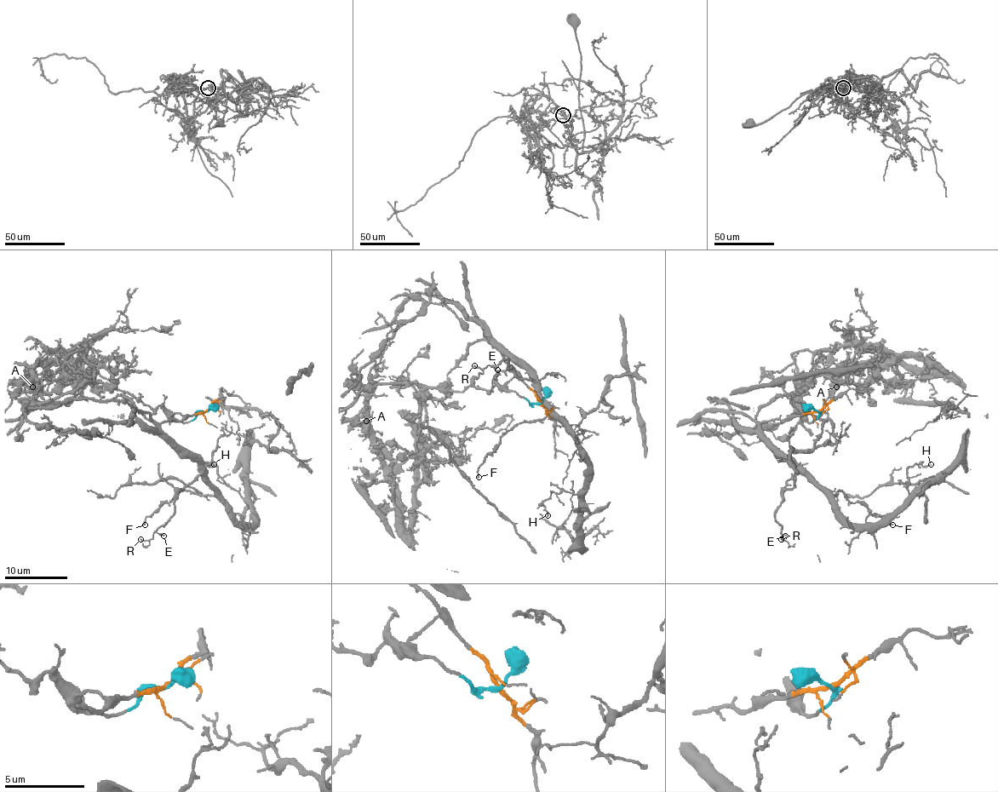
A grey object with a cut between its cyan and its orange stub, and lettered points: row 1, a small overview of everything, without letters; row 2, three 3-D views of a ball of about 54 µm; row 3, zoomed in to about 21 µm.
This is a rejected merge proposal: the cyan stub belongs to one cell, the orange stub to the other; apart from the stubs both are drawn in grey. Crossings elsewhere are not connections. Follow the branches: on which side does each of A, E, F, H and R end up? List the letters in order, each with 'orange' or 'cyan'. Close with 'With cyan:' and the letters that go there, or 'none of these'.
A: cyan
E: orange
F: orange
H: orange
R: orange
With cyan: A

